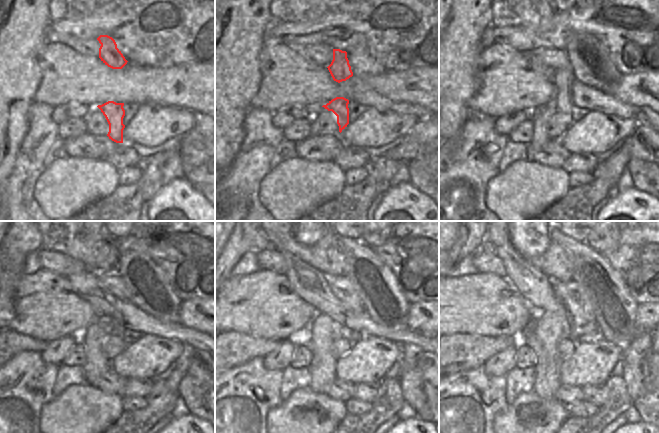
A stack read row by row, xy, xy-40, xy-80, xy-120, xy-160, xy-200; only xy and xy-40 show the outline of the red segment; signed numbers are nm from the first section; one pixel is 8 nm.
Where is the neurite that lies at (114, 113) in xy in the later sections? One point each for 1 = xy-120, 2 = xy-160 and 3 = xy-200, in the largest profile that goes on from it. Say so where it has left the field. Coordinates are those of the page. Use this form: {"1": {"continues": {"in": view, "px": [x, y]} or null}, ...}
{"1": {"continues": {"in": "xy-120", "px": [116, 317]}}, "2": {"continues": {"in": "xy-160", "px": [336, 312]}}, "3": {"continues": {"in": "xy-200", "px": [559, 308]}}}

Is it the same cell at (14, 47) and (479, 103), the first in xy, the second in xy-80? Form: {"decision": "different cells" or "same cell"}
{"decision": "different cells"}

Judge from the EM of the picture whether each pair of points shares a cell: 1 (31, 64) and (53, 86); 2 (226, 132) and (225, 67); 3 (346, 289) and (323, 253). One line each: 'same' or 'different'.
1: different
2: same
3: different

